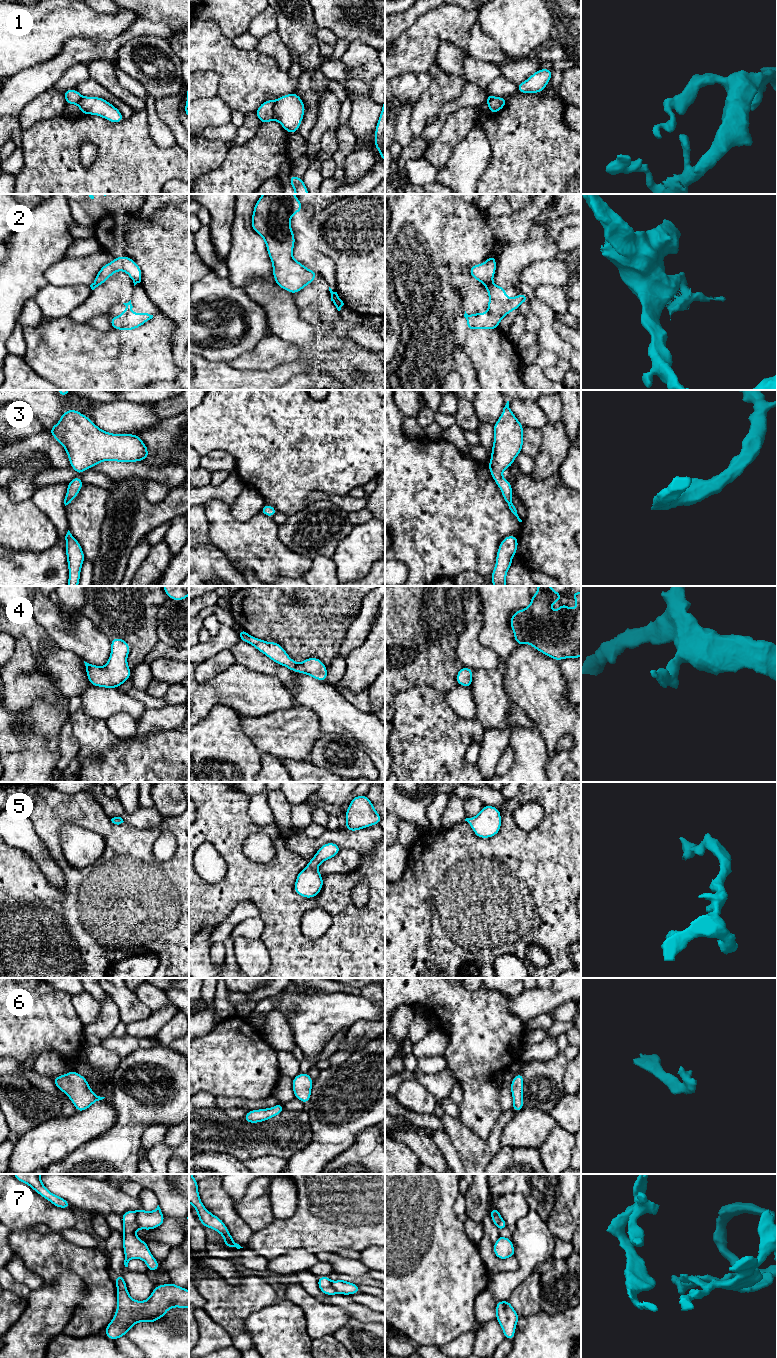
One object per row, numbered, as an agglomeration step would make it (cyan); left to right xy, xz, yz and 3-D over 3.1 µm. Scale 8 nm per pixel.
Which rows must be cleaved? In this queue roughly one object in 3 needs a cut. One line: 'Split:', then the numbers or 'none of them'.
Split: 1, 2, 7

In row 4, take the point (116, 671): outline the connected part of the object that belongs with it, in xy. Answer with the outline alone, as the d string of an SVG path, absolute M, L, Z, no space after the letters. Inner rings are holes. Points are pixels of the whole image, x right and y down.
M121 638L111 640L111 654L107 664L103 667L84 661L86 674L93 686L104 688L119 688L131 677L131 670L127 664L130 645Z

